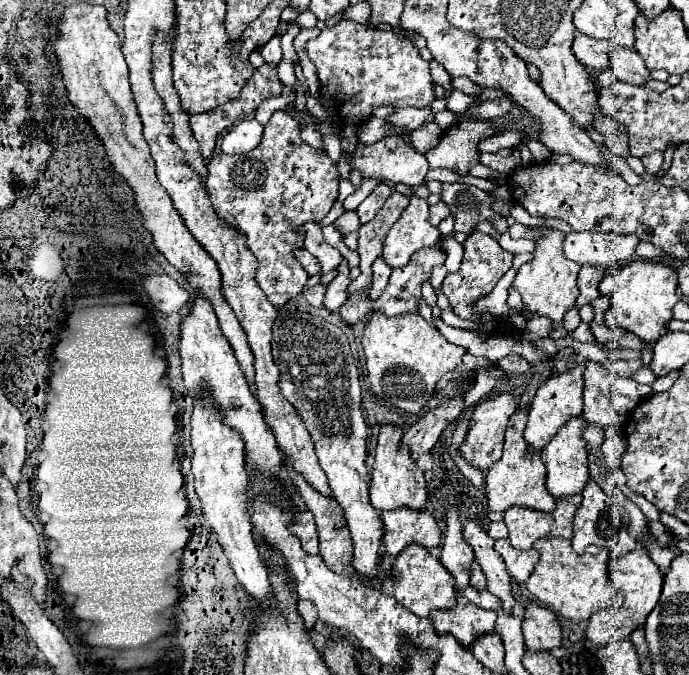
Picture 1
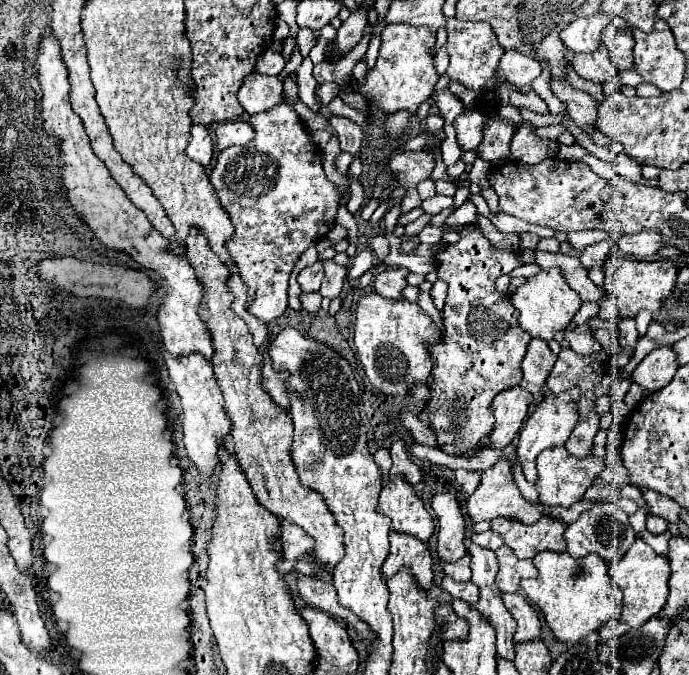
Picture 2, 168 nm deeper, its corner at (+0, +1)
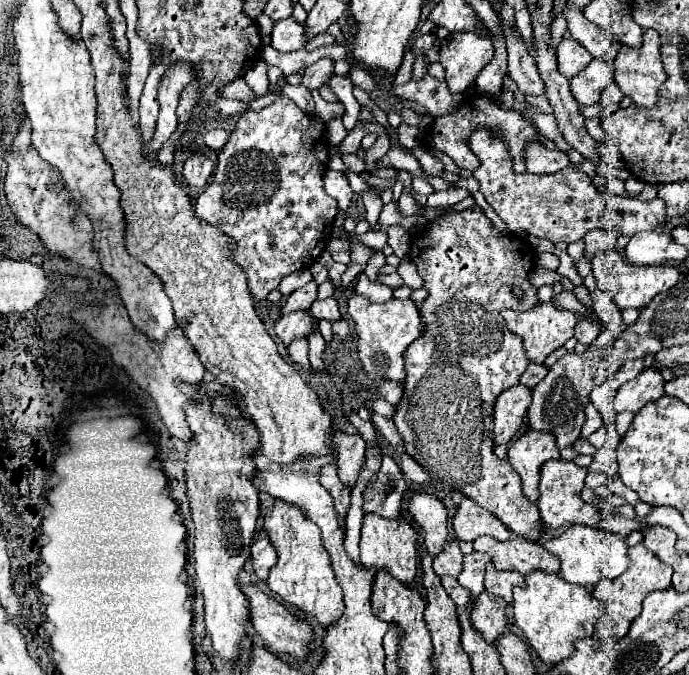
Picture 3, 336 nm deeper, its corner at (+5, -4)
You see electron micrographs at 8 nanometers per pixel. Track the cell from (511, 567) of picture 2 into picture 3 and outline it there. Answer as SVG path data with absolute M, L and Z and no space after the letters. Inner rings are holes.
M487 563L487 573L485 573L485 589L497 597L503 597L507 603L511 603L511 589L519 585L525 587L525 577L517 571L499 571L495 565Z

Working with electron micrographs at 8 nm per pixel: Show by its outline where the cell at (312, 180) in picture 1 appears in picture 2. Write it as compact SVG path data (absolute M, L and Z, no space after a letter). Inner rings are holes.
M280 102L280 106L272 110L252 114L248 124L254 126L256 136L246 146L232 146L220 152L210 172L210 182L236 228L234 240L228 242L228 250L242 280L250 288L250 312L262 322L270 322L288 308L288 276L302 252L334 228L340 196L324 176L320 148L310 140L310 130L286 102Z

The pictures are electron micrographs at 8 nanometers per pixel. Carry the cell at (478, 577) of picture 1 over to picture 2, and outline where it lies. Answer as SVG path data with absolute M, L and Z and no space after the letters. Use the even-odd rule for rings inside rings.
M464 554L464 558L456 560L456 562L442 562L442 568L448 576L452 576L456 582L468 582L470 576L472 576L472 570L470 570L470 558L468 554Z

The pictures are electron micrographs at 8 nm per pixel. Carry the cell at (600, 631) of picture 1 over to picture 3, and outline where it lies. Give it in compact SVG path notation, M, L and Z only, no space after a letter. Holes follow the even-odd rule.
M643 543L629 547L629 557L633 563L623 575L619 575L617 579L603 579L603 581L595 583L595 587L593 587L593 595L605 603L605 615L597 623L597 637L601 639L601 635L603 635L605 637L603 643L607 643L607 645L613 645L623 635L627 635L629 625L641 613L641 603L647 597L647 593L663 591L665 587L671 585L671 575L673 575L671 567L661 563L659 557L655 557Z

